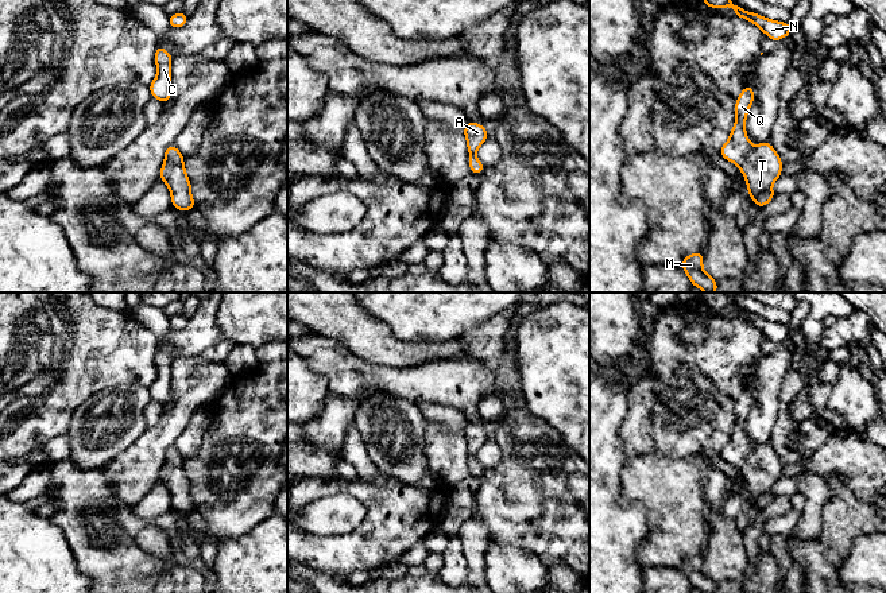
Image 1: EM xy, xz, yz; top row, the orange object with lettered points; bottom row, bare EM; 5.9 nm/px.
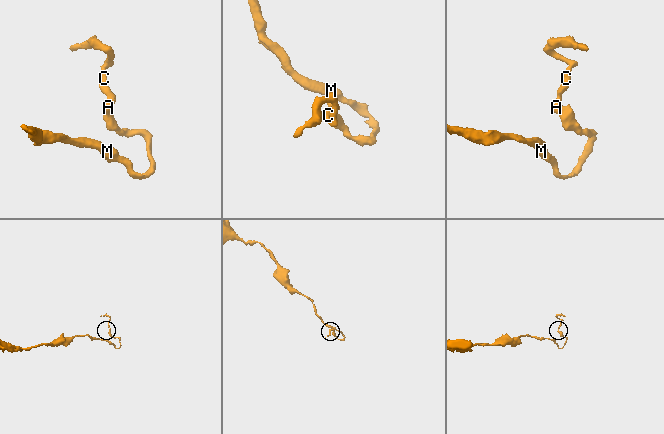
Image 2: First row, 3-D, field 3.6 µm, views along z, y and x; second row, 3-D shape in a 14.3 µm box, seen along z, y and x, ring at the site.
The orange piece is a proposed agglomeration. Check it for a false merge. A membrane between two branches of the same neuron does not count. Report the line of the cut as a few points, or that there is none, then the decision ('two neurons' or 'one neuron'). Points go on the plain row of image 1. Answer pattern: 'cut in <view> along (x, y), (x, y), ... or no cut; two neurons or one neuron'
no cut; one neuron

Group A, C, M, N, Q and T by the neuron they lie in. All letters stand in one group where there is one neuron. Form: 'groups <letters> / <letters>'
groups A C M N Q T

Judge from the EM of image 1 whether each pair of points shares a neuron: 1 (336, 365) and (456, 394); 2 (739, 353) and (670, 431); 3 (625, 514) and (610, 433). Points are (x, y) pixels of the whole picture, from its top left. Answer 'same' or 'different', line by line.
1: same
2: same
3: same

